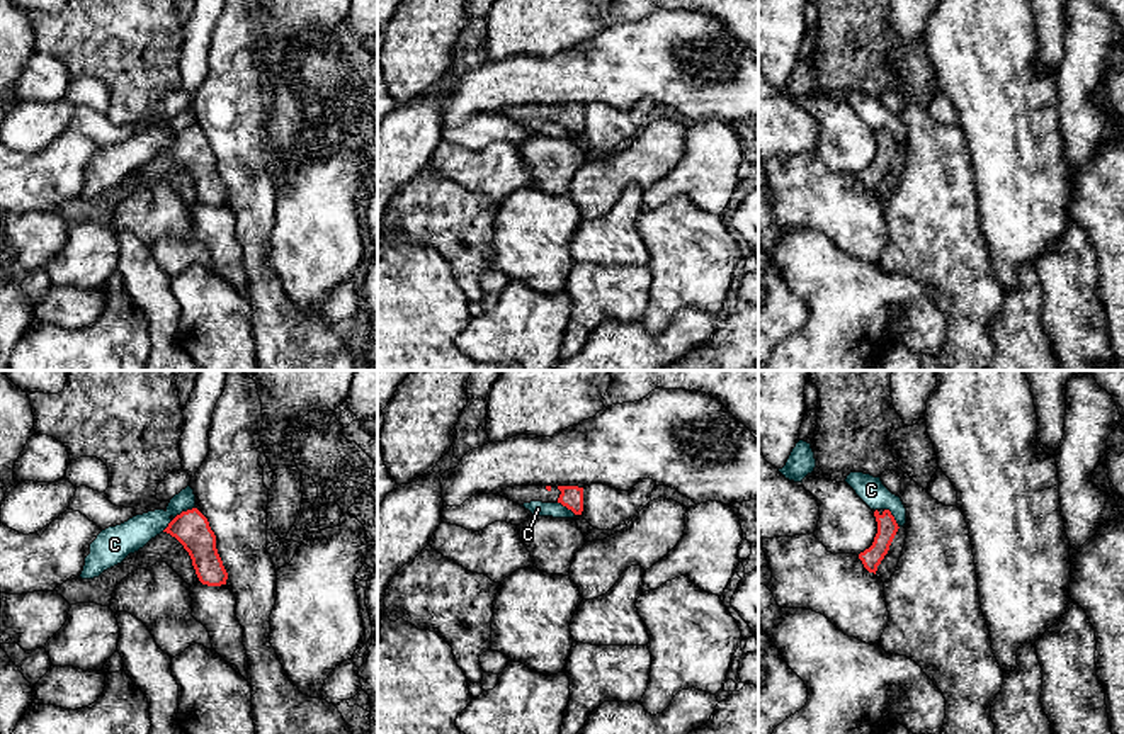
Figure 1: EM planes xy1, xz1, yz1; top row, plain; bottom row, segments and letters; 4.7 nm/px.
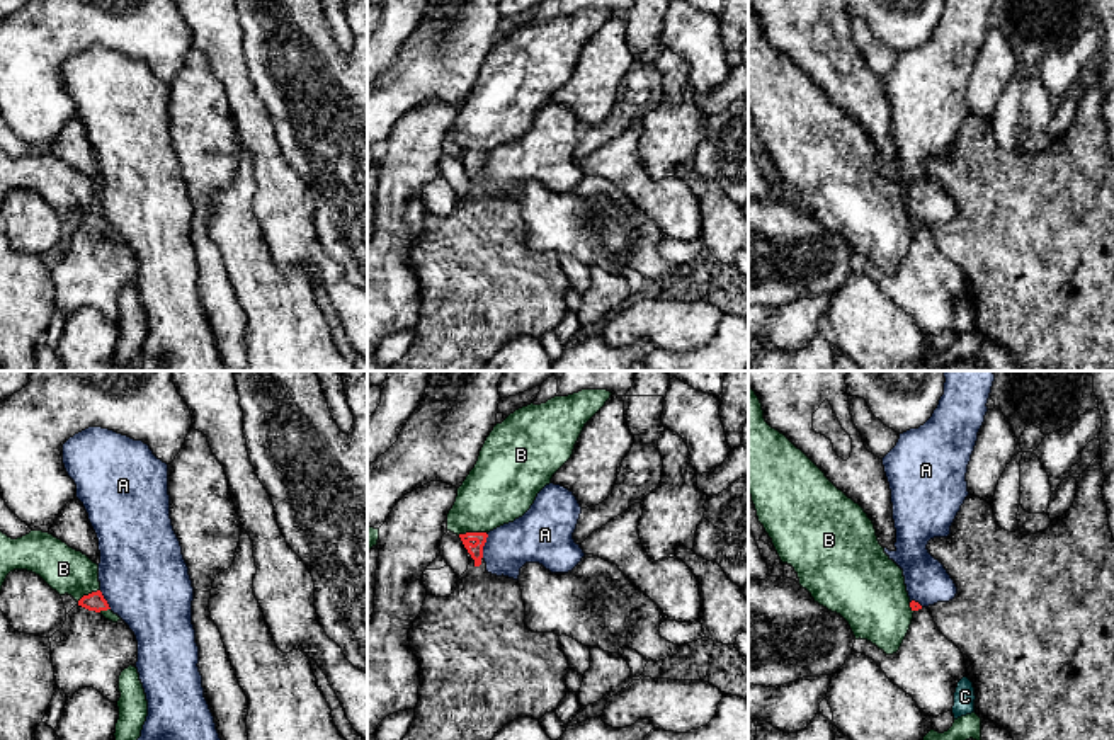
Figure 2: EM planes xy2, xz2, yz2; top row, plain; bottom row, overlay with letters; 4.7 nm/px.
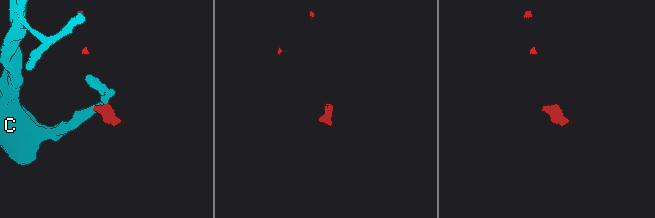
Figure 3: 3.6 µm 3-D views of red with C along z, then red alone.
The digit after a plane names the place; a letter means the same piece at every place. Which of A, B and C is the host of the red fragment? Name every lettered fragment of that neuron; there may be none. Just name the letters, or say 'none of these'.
none of these

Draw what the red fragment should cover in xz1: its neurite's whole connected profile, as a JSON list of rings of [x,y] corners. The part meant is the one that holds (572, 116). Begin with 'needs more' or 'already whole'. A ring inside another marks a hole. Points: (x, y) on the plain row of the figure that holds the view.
needs more; [[[514,105],[503,109],[500,116],[517,124],[531,121],[561,122],[575,134],[583,131],[583,107],[578,105]]]

